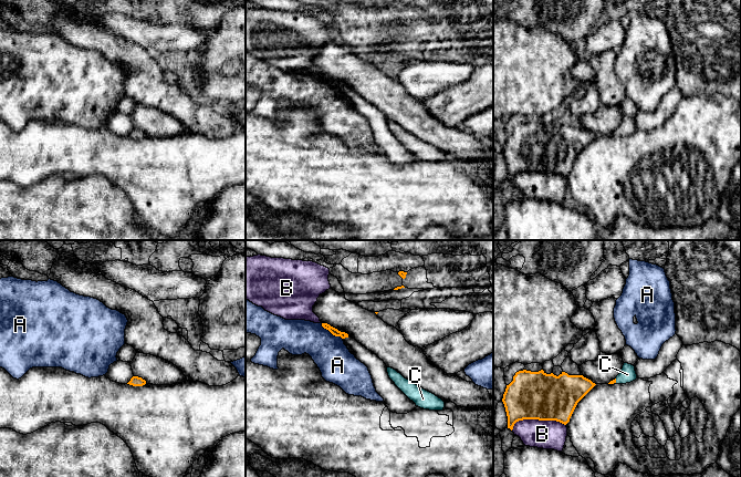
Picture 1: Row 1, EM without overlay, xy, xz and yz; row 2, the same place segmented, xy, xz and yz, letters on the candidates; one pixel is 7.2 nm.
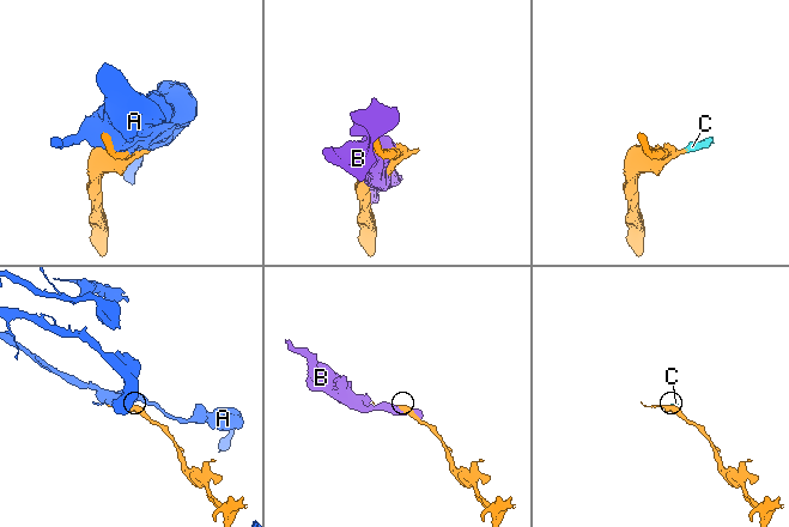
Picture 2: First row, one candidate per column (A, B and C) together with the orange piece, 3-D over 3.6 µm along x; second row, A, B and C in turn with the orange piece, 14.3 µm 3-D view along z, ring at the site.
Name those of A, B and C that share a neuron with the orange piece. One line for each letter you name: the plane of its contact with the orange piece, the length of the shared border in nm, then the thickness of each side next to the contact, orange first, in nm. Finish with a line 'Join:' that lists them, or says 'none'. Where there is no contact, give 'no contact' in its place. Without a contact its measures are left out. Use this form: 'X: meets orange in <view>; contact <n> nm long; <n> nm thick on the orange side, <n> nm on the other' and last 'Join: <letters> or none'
C: meets orange in yz; contact 30 nm long; 30 nm thick on the orange side, 120 nm on the other
Join: C

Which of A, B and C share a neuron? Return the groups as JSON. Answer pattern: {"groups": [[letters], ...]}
{"groups": [["A"], ["B"], ["C"]]}

